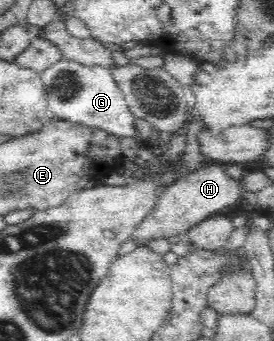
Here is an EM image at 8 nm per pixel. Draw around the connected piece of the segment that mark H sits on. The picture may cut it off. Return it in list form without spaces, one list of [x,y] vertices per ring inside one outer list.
[[[210,164],[194,172],[193,175],[170,184],[160,196],[156,207],[134,227],[134,231],[127,239],[137,243],[139,247],[146,247],[157,239],[186,235],[191,227],[208,219],[216,211],[238,204],[244,192],[242,182],[224,172],[221,166],[222,164]]]

